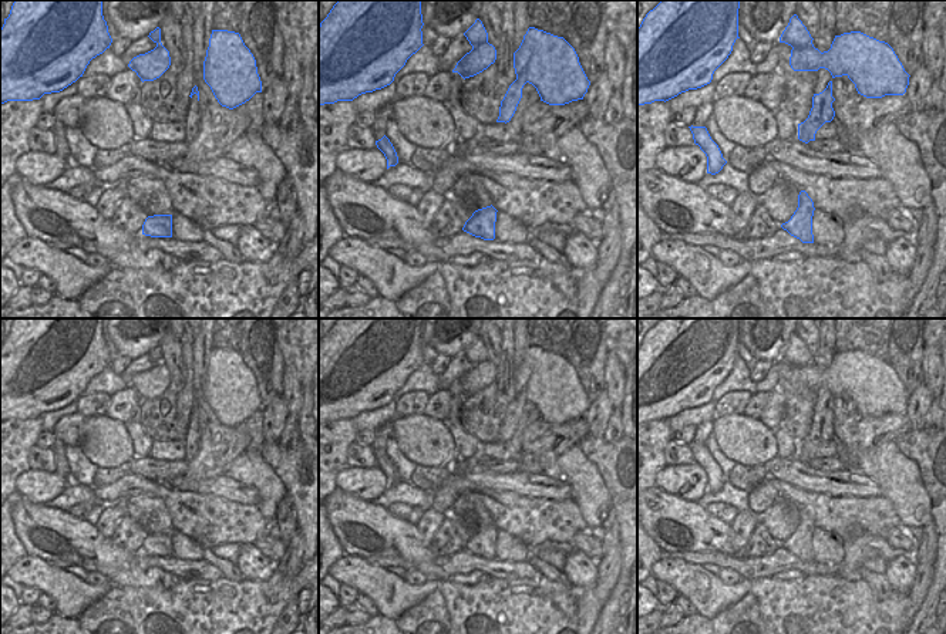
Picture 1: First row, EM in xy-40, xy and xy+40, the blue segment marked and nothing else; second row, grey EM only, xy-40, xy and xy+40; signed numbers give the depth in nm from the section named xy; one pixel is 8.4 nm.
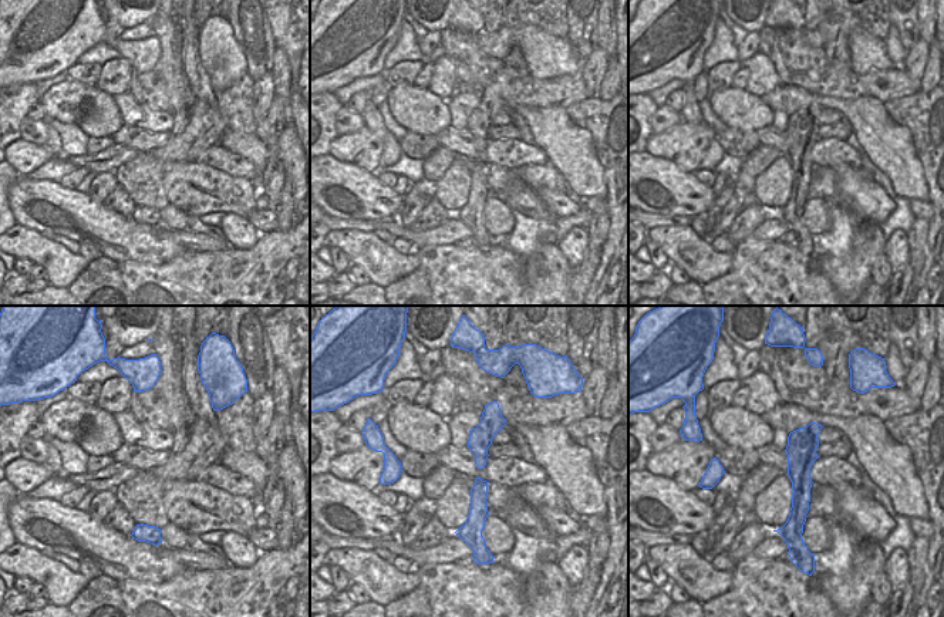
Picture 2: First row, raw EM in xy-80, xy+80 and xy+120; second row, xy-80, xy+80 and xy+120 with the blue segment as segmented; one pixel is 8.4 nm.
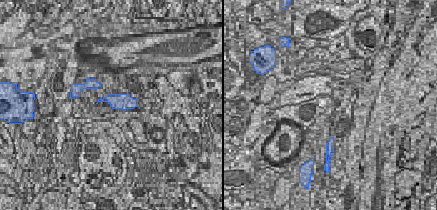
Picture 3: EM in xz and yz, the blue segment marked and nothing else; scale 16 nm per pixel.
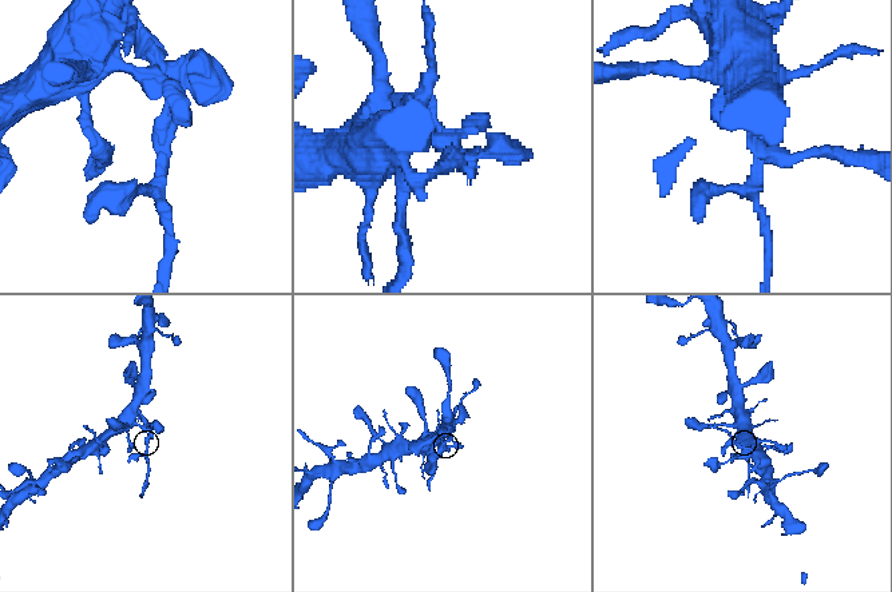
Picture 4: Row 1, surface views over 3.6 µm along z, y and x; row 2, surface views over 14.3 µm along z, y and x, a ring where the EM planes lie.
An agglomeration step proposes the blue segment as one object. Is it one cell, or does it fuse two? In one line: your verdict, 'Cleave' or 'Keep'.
Cleave

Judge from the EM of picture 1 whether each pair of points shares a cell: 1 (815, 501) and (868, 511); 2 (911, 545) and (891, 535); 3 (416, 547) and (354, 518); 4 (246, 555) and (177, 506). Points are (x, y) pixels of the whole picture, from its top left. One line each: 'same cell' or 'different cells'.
1: same cell
2: same cell
3: same cell
4: different cells

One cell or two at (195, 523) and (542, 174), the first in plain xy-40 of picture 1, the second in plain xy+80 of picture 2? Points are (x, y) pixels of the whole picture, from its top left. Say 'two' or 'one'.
one

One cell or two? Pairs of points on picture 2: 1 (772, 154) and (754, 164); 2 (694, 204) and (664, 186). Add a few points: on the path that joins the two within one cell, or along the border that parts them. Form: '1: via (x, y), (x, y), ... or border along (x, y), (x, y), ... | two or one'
1: via (768, 154), (758, 161) | one
2: via (687, 196), (671, 192) | one

